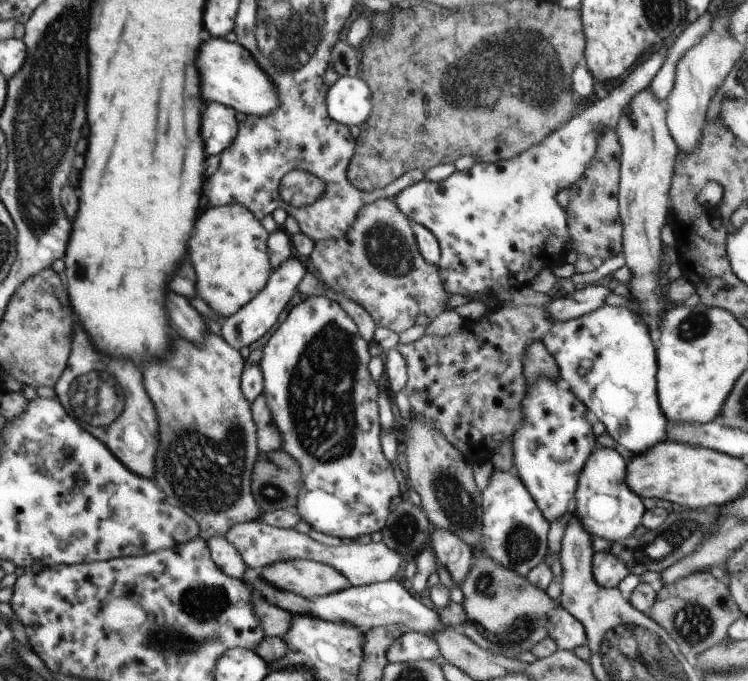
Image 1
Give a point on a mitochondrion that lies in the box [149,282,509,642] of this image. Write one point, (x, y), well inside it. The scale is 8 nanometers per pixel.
(321, 390)

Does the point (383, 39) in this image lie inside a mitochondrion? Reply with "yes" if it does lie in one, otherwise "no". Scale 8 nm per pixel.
no

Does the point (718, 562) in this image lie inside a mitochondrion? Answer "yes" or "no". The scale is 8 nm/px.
no

